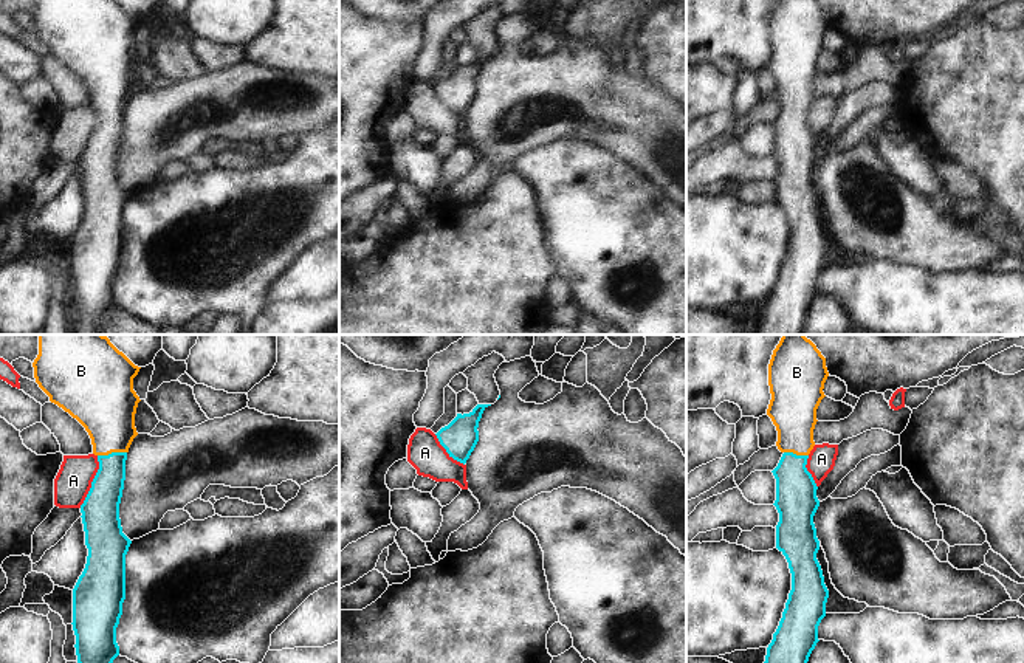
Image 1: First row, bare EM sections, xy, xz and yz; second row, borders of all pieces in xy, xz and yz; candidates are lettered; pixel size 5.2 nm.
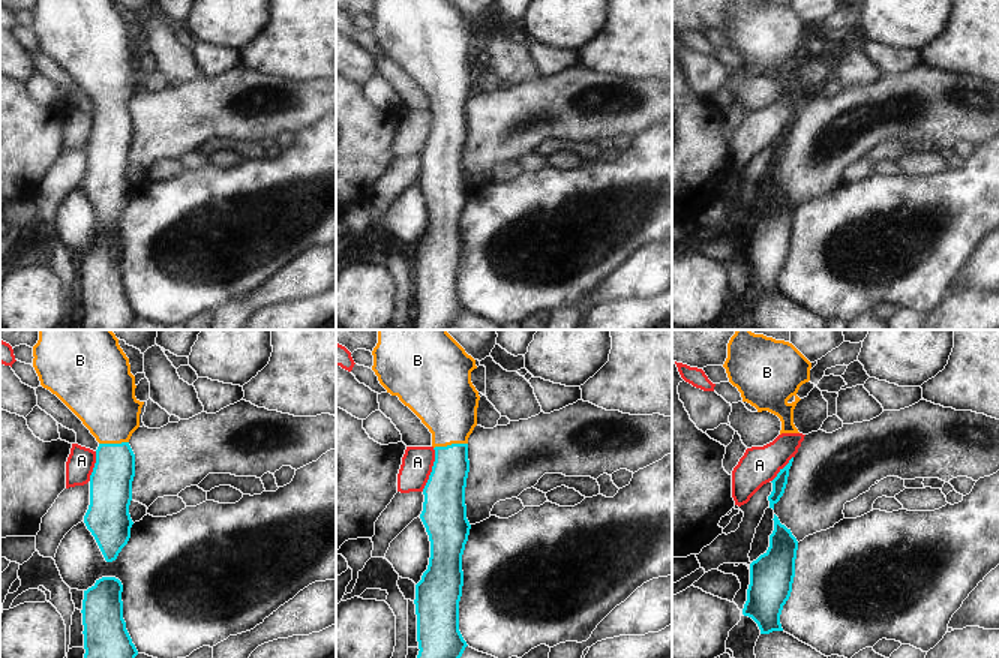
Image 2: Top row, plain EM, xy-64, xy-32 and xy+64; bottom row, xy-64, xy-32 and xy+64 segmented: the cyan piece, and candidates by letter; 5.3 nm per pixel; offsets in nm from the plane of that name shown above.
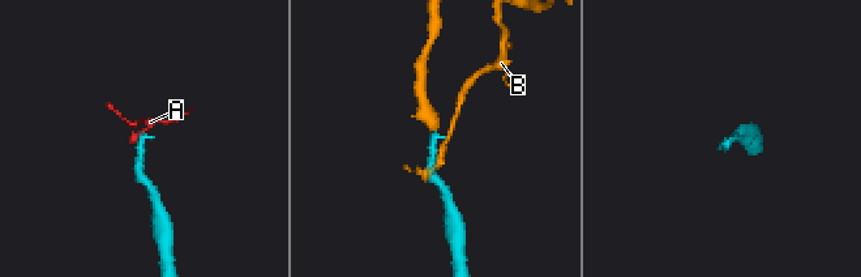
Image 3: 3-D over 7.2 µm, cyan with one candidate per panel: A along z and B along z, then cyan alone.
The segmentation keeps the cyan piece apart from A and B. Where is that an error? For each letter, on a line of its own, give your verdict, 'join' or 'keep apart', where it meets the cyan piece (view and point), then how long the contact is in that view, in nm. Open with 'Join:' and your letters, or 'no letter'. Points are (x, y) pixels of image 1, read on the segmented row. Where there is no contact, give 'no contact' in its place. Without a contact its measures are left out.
Join: B
A: keep apart | xy (92, 482) | 280 nm
B: join | xy (112, 453) | 150 nm

